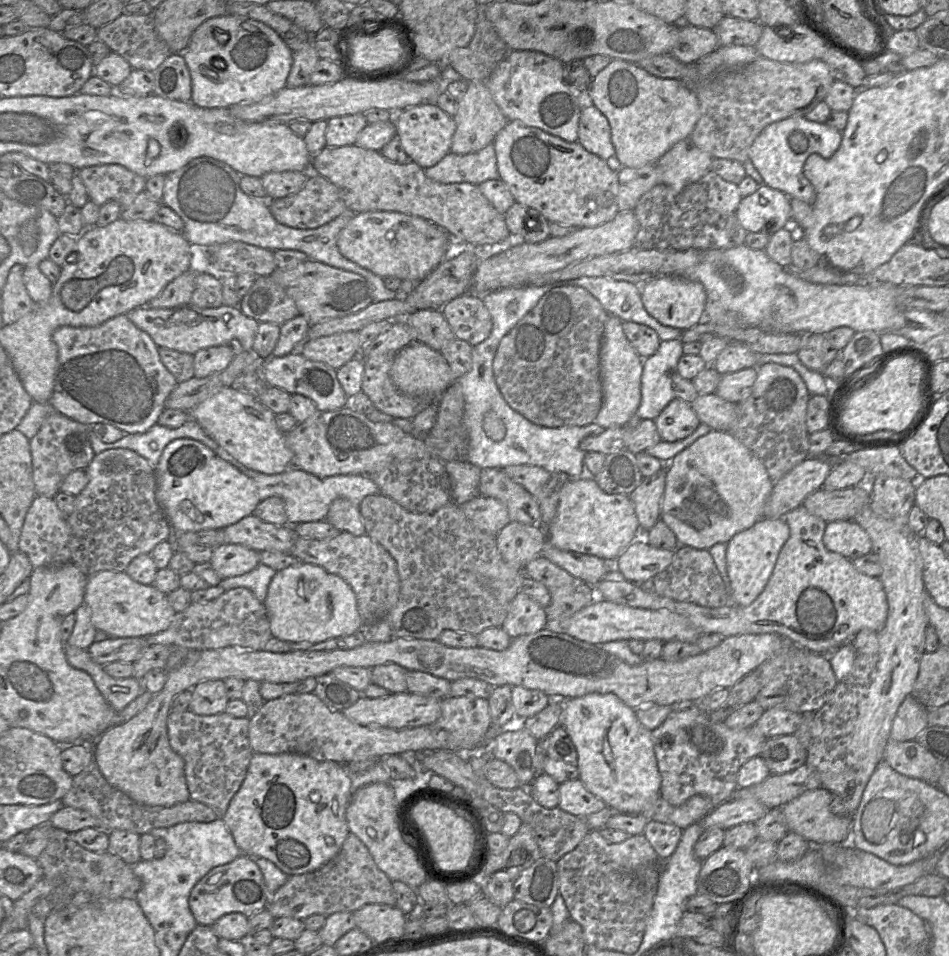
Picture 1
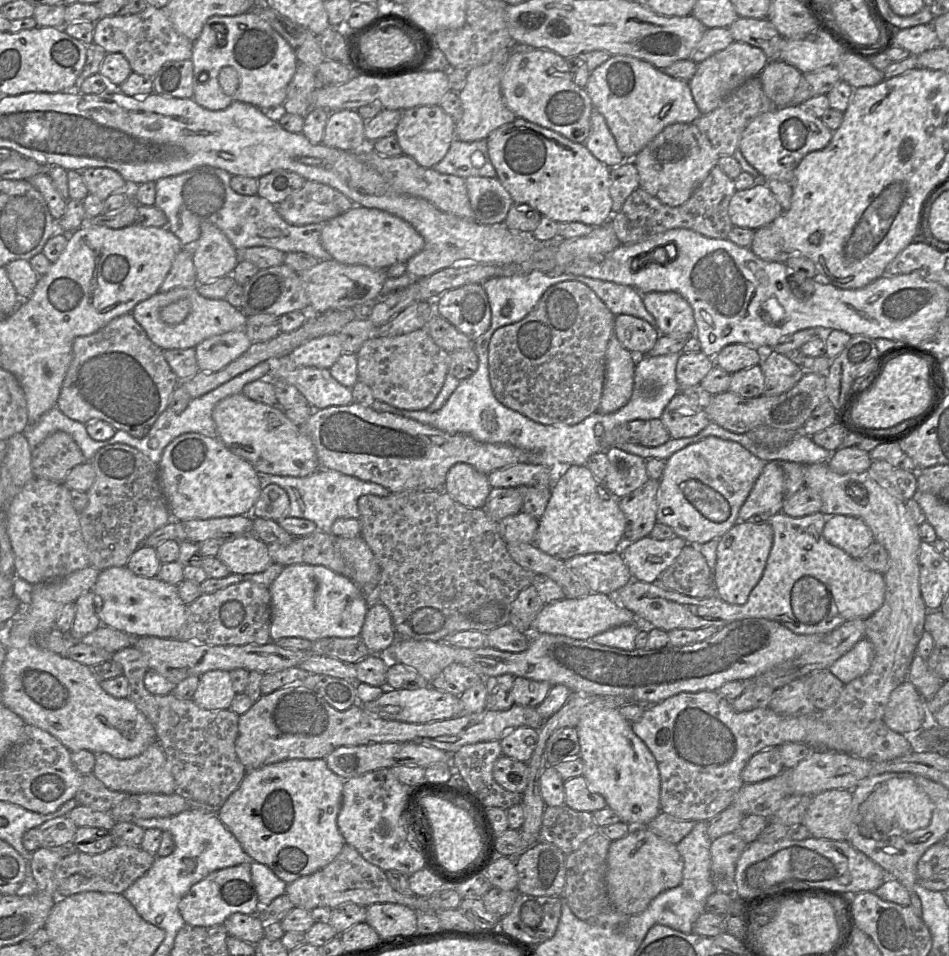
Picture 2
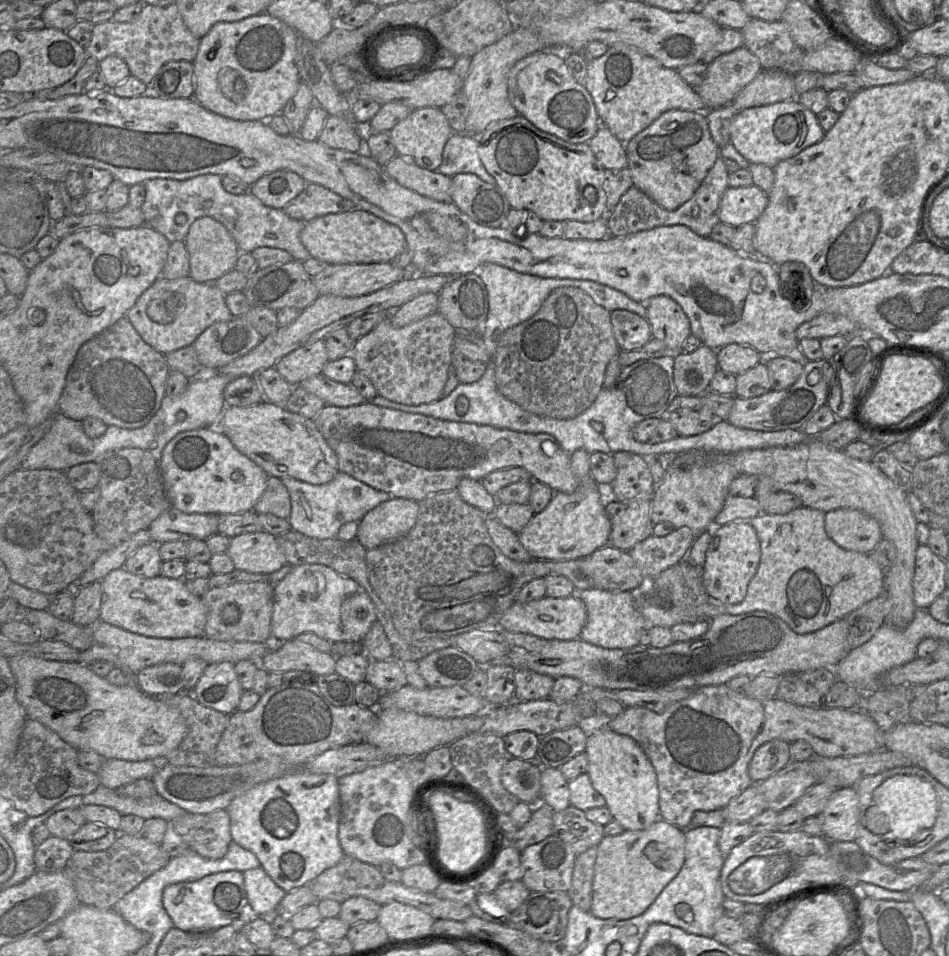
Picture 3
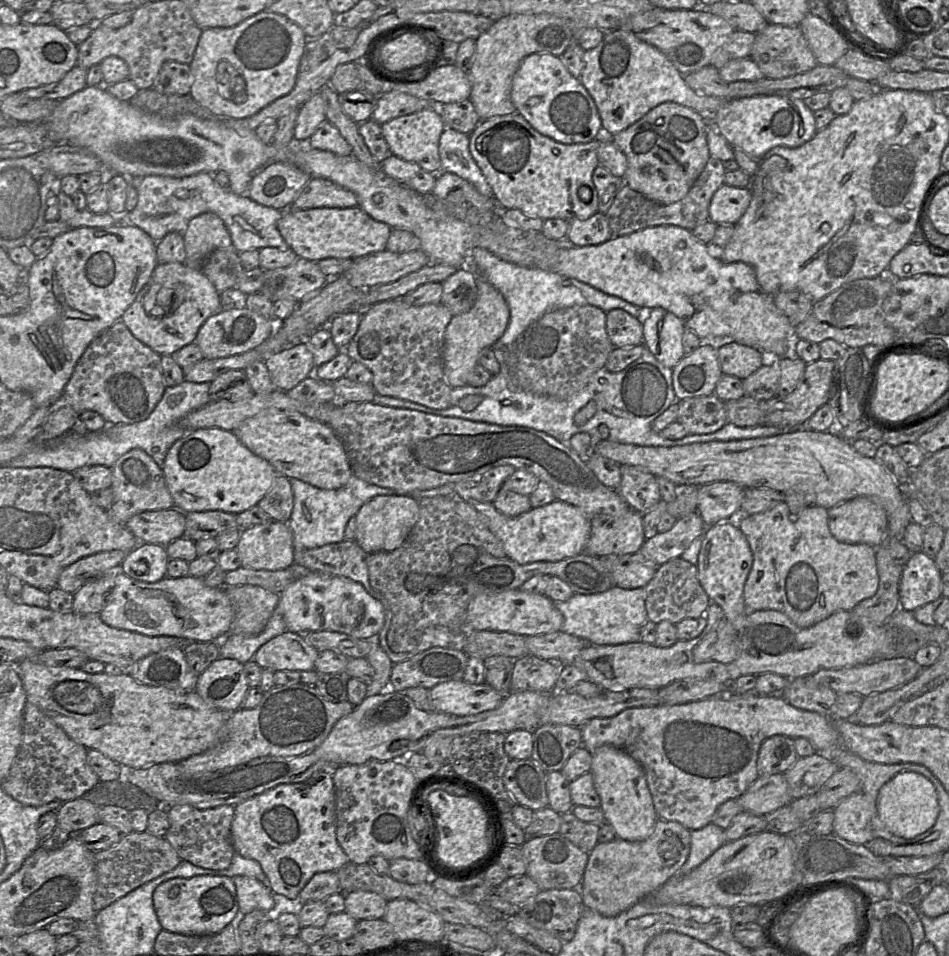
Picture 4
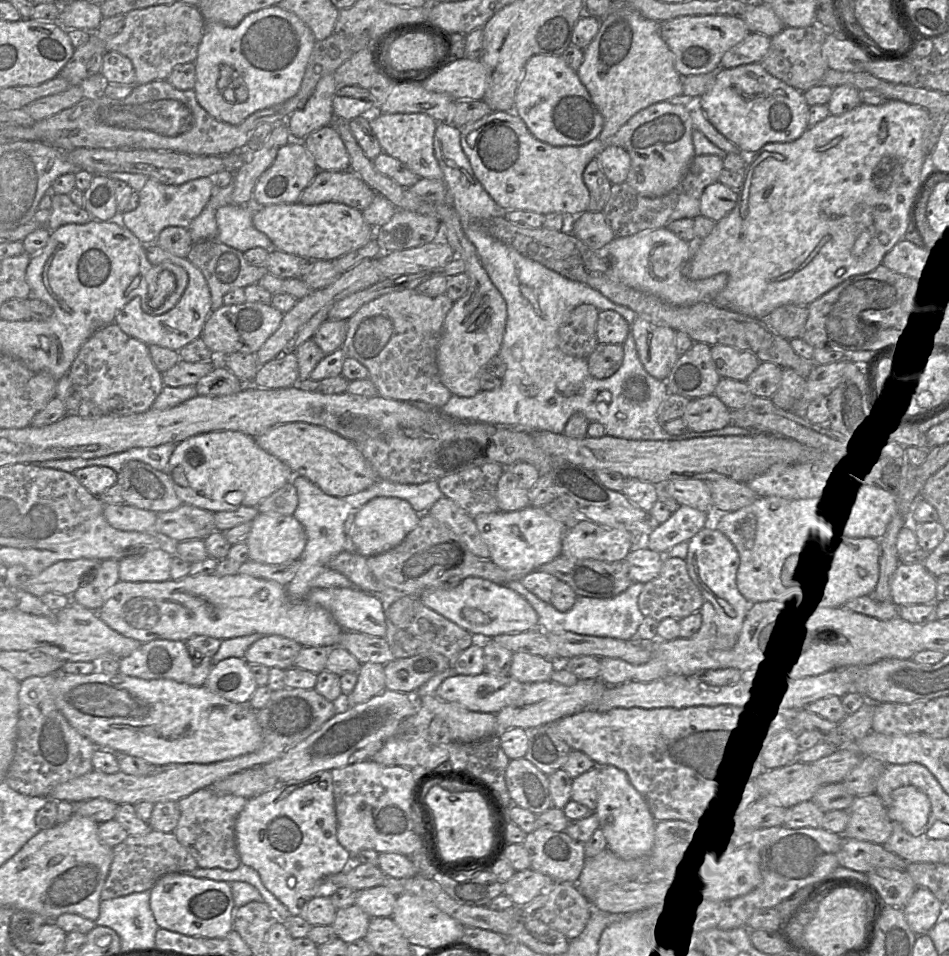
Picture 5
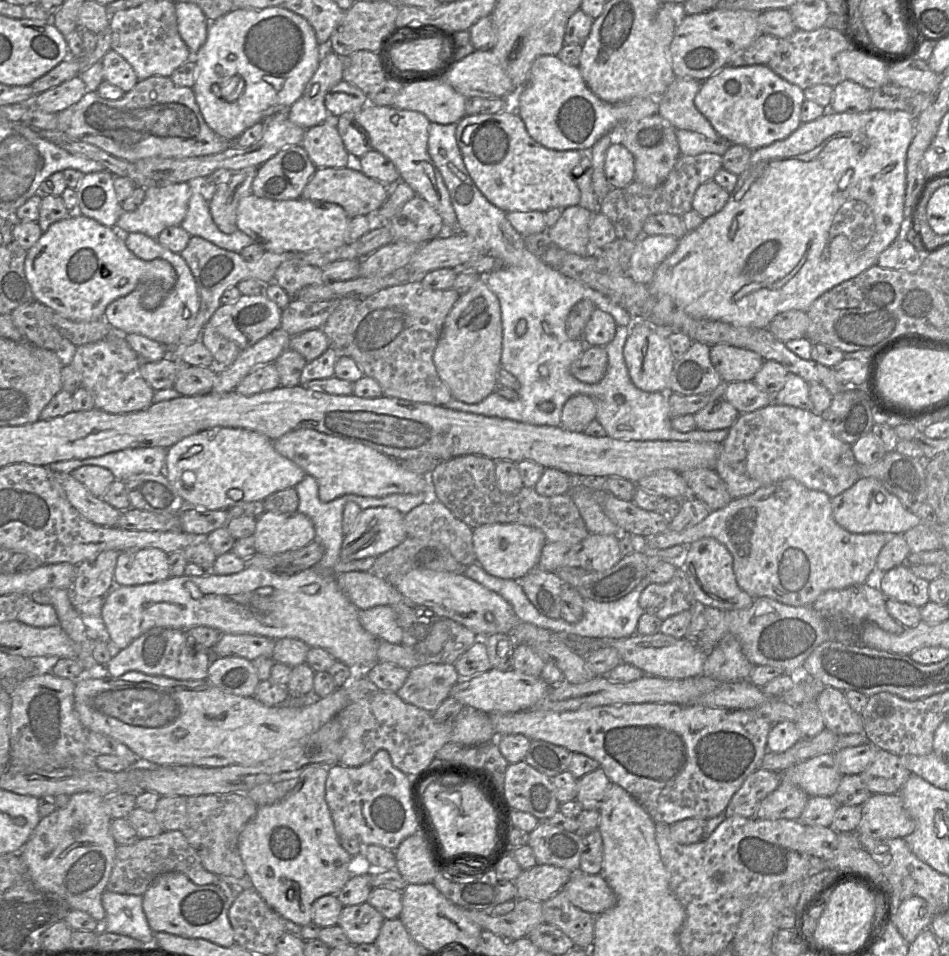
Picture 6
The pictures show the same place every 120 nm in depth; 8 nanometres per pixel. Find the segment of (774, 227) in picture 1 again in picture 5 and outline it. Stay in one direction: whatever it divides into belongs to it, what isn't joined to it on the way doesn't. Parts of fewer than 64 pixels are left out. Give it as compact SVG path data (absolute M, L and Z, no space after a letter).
M716 181L704 189L700 198L700 213L718 222L736 206L738 197L739 191Z

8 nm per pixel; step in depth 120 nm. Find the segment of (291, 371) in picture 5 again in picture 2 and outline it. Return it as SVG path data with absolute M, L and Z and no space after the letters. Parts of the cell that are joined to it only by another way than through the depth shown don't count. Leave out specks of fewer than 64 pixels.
M337 334L311 339L293 350L285 361L296 367L330 369L342 355L341 340Z

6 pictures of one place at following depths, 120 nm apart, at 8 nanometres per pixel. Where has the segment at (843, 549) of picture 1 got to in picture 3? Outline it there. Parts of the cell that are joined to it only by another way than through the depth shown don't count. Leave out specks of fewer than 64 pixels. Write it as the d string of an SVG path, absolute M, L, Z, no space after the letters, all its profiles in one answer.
M853 509L827 512L825 531L841 548L864 554L870 554L883 539L879 523Z

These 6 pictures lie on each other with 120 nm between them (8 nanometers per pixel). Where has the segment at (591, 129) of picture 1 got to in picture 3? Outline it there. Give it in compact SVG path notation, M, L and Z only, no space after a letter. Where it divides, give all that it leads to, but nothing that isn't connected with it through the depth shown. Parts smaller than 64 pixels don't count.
M599 126L596 134L588 142L597 160L608 170L627 167L625 144L619 141L605 126Z

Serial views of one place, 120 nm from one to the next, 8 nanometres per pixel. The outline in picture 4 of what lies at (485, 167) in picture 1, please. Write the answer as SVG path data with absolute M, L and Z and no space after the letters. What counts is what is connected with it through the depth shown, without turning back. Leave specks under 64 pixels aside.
M446 127L440 136L439 155L441 172L453 173L471 183L480 194L493 197L493 190L470 153L469 134Z

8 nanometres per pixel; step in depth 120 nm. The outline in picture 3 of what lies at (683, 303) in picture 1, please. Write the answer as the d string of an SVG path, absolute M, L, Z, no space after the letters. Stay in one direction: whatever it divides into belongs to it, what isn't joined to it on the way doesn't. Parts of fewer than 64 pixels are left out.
M657 295L646 303L647 321L652 338L662 341L669 349L669 356L682 353L682 347L691 334L690 322L682 307L667 295Z

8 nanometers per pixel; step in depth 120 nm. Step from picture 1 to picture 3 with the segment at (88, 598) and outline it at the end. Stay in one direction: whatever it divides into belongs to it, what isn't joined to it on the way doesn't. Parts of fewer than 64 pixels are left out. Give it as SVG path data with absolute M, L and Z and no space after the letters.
M123 567L111 571L100 582L103 591L100 621L147 637L177 639L204 636L206 607L202 598L189 590L186 579L161 575L140 577Z

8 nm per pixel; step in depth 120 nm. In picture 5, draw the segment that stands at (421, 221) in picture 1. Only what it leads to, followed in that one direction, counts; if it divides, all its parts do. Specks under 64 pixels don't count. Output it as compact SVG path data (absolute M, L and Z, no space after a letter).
M296 202L260 206L252 221L254 227L270 239L273 249L308 261L331 261L353 252L373 239L376 230L364 220L361 211L335 202L316 205Z

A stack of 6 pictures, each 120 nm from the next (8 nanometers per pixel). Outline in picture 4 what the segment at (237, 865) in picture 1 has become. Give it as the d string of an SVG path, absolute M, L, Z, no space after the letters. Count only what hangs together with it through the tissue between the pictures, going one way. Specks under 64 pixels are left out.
M210 875L162 882L154 890L153 906L162 929L182 935L219 933L233 921L239 910L232 878Z

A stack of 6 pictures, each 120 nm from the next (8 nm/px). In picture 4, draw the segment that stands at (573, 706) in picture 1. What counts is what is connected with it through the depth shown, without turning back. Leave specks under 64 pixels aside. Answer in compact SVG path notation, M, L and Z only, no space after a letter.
M603 745L592 751L590 772L594 787L601 800L605 822L610 824L617 838L637 842L647 839L659 817L647 784L643 767L630 755L611 745Z

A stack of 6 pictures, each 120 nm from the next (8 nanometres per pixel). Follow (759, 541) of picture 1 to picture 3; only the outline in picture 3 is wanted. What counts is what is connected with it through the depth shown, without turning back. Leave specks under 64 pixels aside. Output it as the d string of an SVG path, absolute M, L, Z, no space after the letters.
M733 521L723 526L713 526L705 563L701 569L703 585L710 599L725 604L743 601L748 584L757 571L760 558L760 542L756 530L749 521Z

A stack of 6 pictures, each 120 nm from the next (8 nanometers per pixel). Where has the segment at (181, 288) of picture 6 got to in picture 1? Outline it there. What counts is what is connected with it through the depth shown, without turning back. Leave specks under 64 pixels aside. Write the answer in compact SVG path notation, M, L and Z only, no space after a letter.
M192 304L175 308L138 307L126 314L141 330L149 334L158 347L194 355L213 346L231 345L237 351L252 349L259 322L242 313L238 306L221 305L200 308Z

